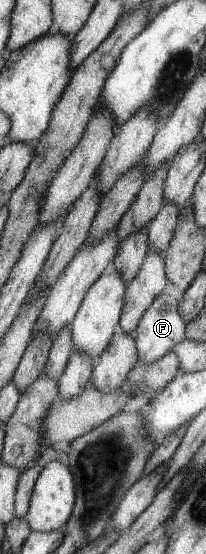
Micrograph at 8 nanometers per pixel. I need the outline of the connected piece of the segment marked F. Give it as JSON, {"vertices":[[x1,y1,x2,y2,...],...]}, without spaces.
{"vertices":[[160,295,142,317,134,332,139,358,145,363,158,362,187,338,187,322,179,309,180,300]]}

